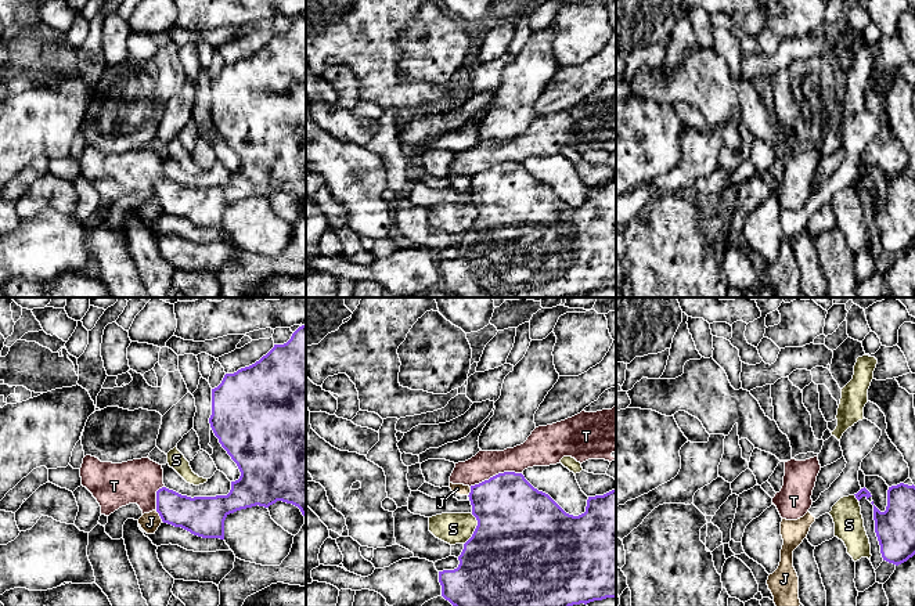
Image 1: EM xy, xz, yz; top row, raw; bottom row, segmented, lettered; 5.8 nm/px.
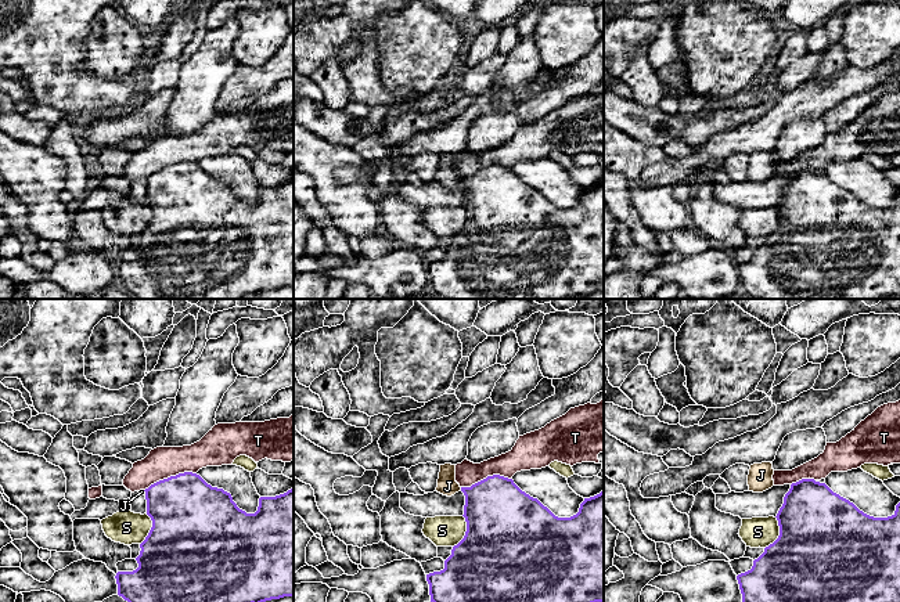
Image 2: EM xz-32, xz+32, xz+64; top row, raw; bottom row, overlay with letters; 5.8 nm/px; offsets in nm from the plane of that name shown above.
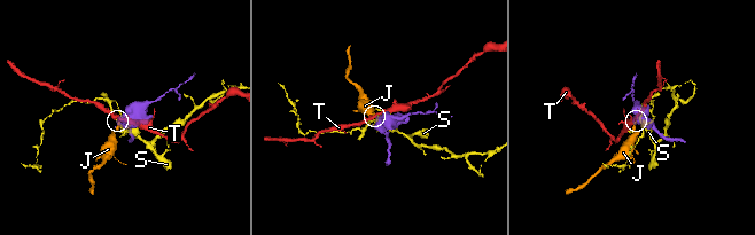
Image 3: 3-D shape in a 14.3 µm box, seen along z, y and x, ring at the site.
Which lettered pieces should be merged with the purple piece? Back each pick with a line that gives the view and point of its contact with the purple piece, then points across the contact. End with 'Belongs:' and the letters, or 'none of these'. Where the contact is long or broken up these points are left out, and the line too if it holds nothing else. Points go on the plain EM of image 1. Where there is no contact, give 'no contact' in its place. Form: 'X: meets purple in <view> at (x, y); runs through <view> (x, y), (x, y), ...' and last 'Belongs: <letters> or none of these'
Belongs: none of these

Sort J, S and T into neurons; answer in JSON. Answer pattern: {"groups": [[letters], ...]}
{"groups": [["J"], ["S"], ["T"]]}

